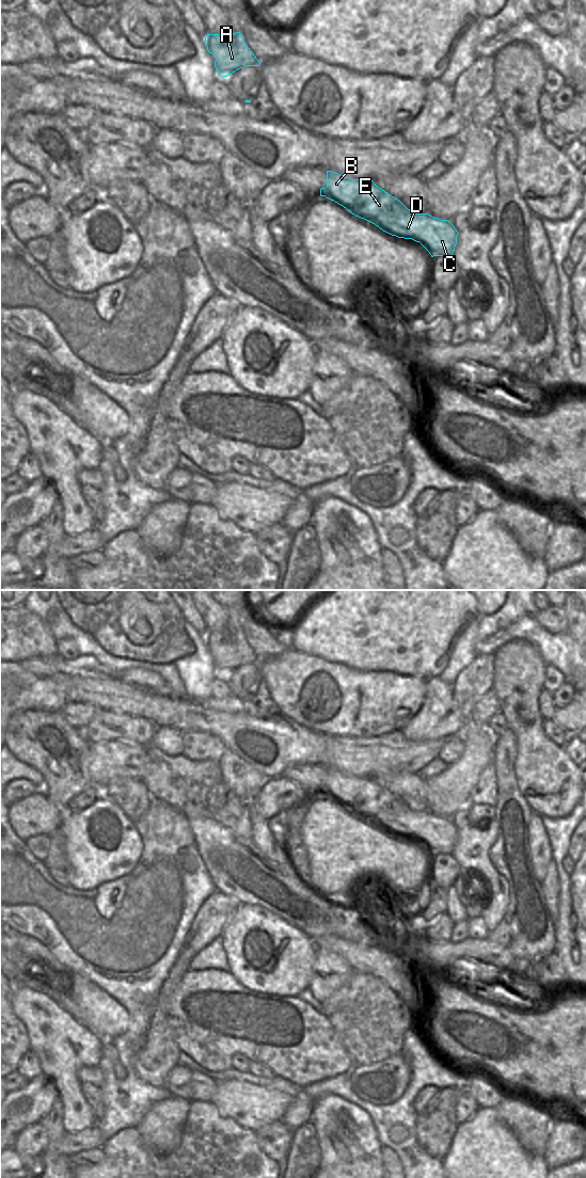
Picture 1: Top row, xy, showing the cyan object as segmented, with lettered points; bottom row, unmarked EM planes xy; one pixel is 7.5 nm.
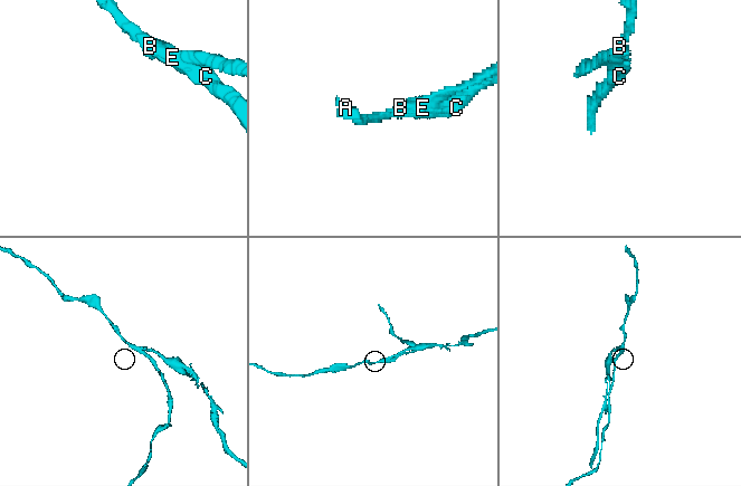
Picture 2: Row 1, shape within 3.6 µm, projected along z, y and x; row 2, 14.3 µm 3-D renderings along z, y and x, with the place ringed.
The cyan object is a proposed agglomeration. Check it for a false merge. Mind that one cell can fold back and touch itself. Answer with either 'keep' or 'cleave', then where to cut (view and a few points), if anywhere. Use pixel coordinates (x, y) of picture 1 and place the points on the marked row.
cleave | xy (404, 205), (399, 212), (375, 215), (368, 221)

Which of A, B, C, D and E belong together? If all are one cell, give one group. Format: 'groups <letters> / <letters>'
groups A B E / C D

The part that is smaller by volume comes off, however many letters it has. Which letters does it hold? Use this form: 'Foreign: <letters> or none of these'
Foreign: C, D

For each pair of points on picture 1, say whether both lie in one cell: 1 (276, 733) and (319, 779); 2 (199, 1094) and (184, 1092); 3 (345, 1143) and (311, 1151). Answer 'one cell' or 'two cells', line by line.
1: two cells
2: two cells
3: two cells

